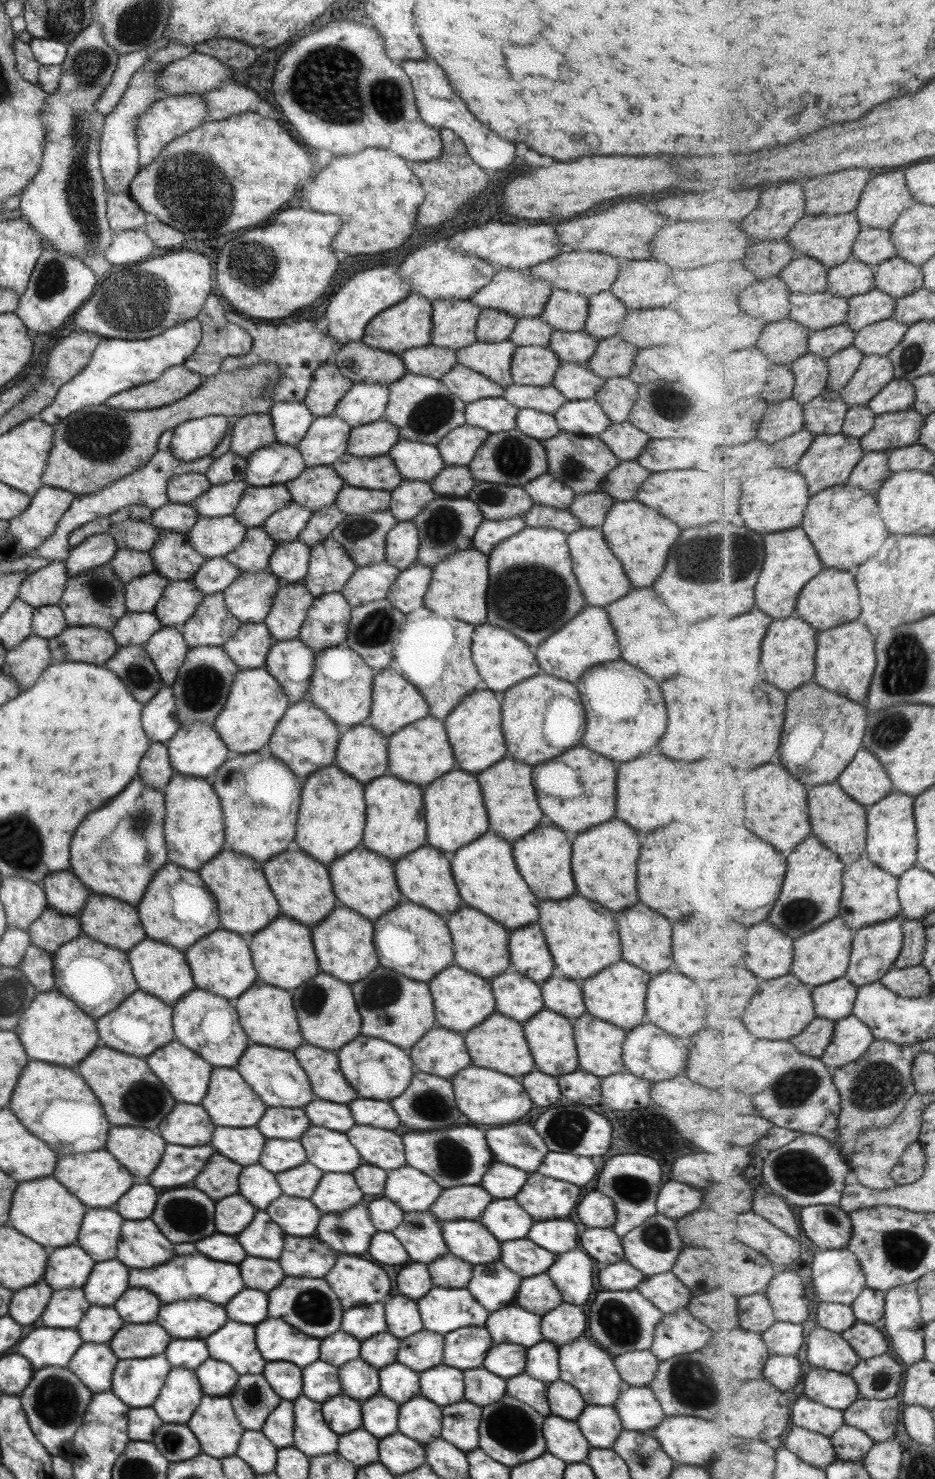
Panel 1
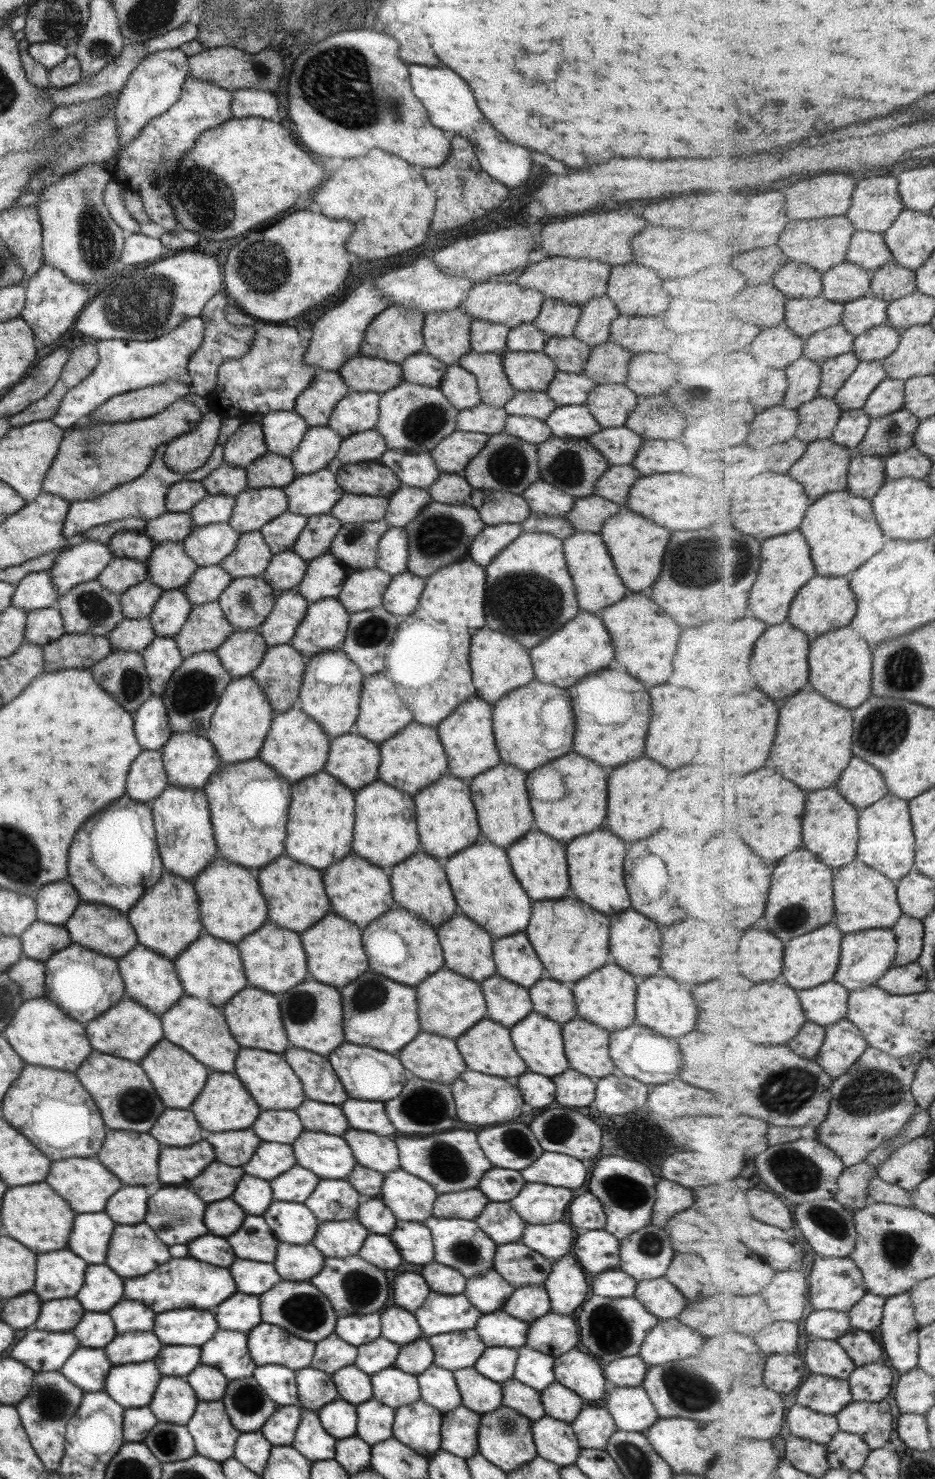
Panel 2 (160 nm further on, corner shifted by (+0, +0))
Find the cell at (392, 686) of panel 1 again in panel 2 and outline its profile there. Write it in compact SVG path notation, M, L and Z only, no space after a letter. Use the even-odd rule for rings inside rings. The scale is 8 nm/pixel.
M383 672L371 674L362 678L359 697L359 714L357 714L353 731L371 742L380 744L395 736L402 728L412 721L411 712L403 705L397 694L395 685L386 679Z

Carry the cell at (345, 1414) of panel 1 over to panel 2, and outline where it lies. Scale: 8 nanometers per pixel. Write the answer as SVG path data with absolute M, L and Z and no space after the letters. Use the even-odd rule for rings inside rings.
M339 1398L316 1411L321 1428L335 1440L356 1434L356 1407Z

